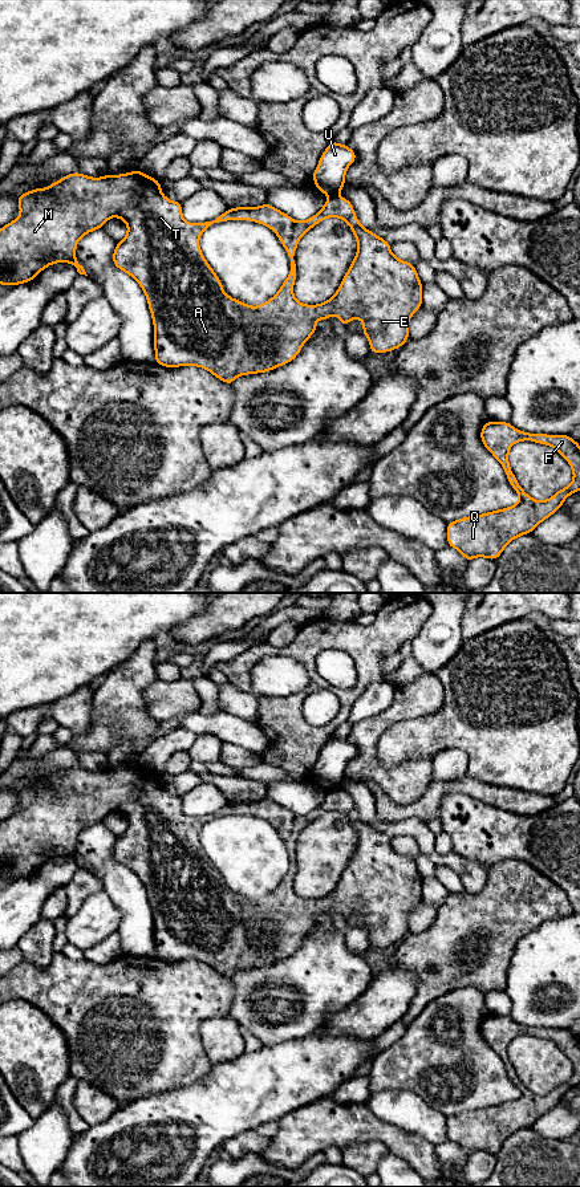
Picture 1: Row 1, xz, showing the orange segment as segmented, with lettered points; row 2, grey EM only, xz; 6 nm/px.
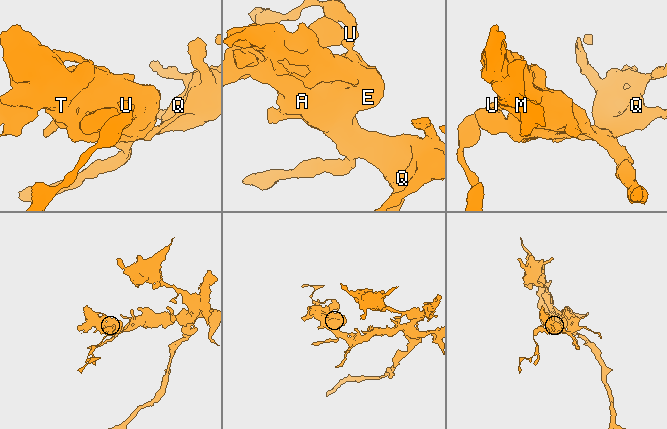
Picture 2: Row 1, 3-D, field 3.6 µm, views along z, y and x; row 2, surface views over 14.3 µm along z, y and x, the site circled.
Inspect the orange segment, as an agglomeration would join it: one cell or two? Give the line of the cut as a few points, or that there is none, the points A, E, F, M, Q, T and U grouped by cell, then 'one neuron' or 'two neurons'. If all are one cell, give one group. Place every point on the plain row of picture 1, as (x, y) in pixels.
cut xz (336, 788), (329, 791); groups A E F M Q T / U; two neurons

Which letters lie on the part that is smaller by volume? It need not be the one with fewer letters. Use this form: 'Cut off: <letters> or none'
Cut off: U

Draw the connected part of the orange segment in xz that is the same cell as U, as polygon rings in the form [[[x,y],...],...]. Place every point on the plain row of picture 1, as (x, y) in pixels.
[[[333,733],[313,765],[312,772],[317,784],[329,790],[336,790],[345,780],[345,767],[356,752],[356,747],[348,739],[338,739]]]

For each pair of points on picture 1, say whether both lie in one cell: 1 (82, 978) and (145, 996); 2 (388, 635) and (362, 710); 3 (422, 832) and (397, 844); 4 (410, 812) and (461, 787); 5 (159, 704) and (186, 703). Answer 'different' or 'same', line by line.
1: same
2: different
3: different
4: same
5: same

